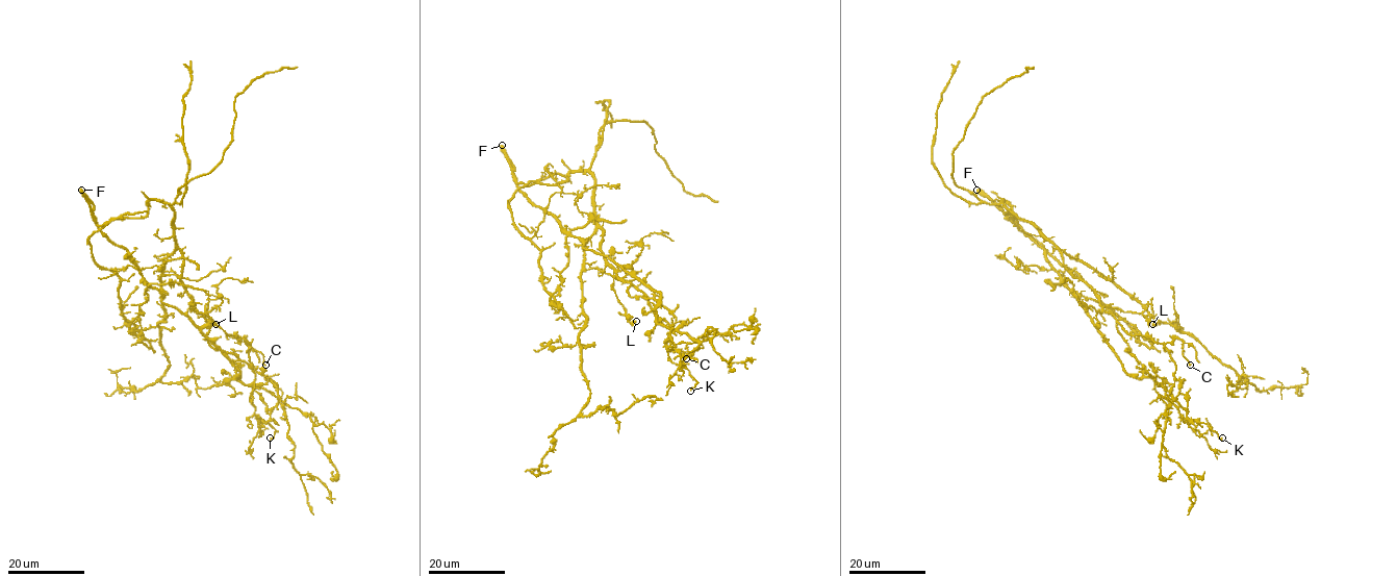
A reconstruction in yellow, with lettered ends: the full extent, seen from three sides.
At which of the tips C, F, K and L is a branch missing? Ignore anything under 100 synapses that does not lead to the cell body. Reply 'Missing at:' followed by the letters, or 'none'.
Missing at: none

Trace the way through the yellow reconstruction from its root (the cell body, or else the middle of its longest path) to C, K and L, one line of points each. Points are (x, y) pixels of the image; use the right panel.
C: (1064, 266), (1094, 292), (1100, 305), (1128, 333), (1147, 335), (1158, 343), (1180, 339), (1183, 354), (1190, 365)
K: (1064, 266), (1116, 320), (1118, 333), (1154, 390), (1192, 428), (1205, 423), (1222, 437)
L: (1064, 266), (1094, 292), (1102, 306), (1141, 312), (1150, 304), (1156, 321), (1152, 324)

